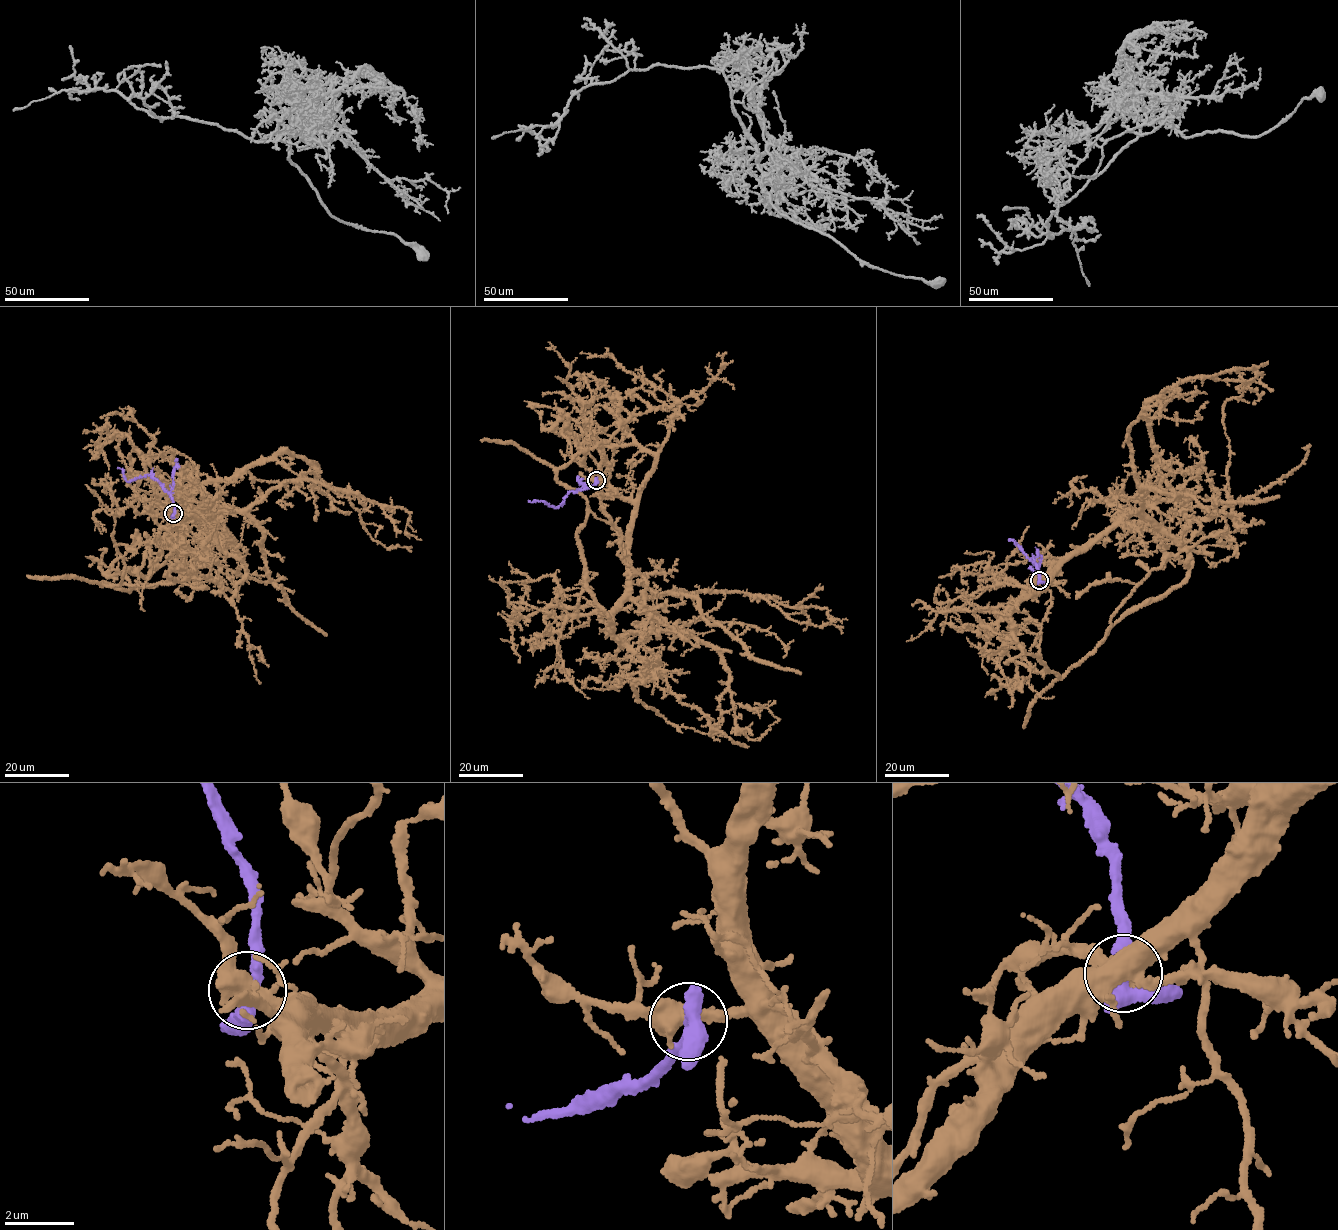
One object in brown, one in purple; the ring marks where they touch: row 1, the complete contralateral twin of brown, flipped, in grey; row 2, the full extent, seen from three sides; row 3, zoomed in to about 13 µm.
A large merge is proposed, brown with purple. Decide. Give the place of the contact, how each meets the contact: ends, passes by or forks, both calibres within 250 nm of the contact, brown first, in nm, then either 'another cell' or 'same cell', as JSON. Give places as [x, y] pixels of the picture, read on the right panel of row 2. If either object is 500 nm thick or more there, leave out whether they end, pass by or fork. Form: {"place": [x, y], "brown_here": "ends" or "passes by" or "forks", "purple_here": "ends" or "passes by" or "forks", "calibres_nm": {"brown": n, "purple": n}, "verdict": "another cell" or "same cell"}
{"place": [1039, 580], "calibres_nm": {"brown": 500, "purple": 320}, "verdict": "another cell"}

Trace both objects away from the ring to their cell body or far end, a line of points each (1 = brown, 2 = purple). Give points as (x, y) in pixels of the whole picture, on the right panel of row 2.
1: (1039, 580), (1059, 559), (1136, 513), (1177, 538), (1190, 563), (1182, 582), (1131, 608), (1060, 677), (974, 613)
2: (1039, 580), (1038, 565), (1031, 559), (1039, 555), (1041, 558), (1037, 573), (1029, 568)

